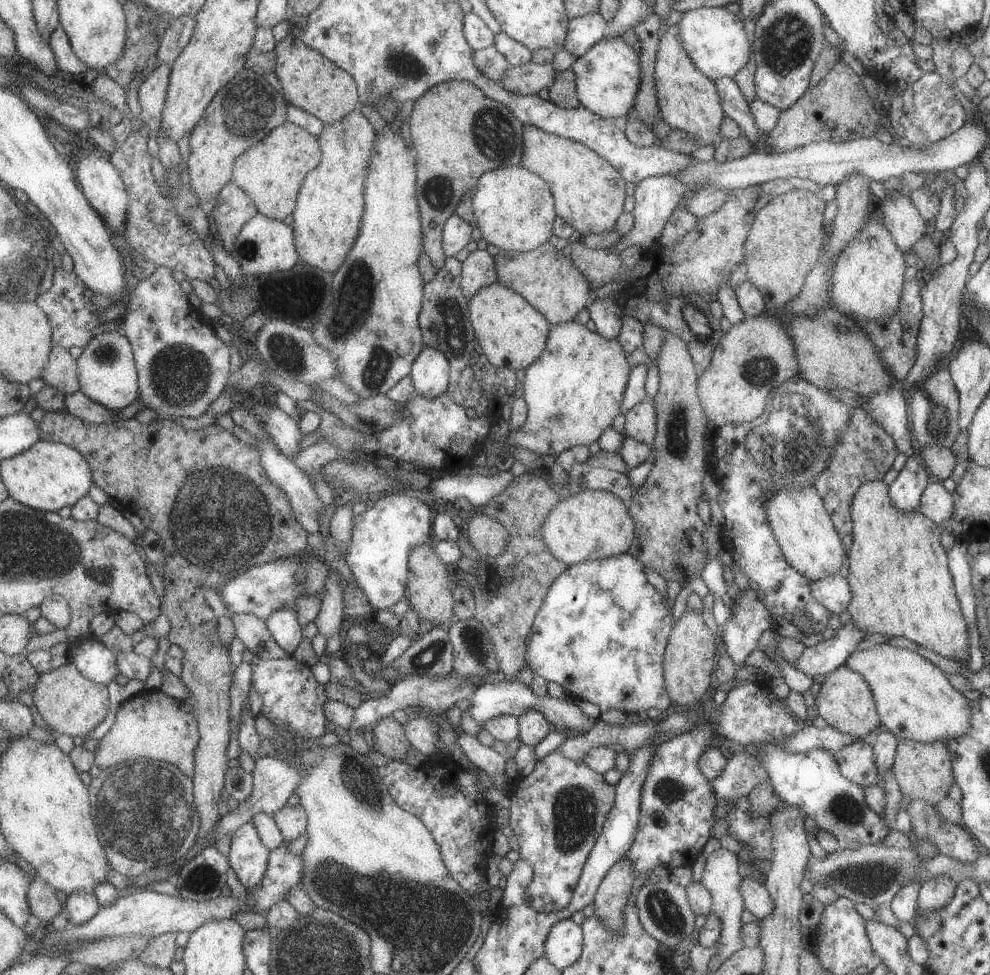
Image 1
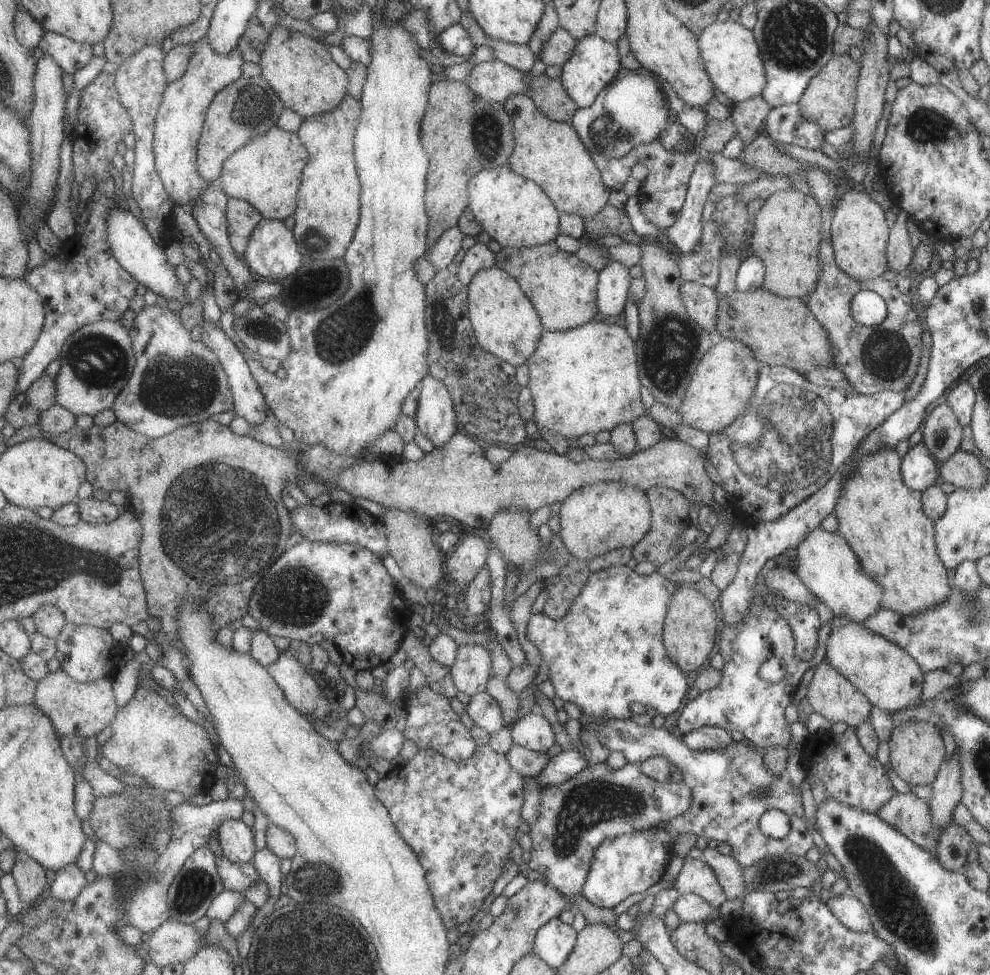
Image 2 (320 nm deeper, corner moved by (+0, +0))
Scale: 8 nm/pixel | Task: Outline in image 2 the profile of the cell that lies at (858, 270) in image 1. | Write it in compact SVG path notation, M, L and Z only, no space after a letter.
M847 188L833 205L830 244L836 265L859 282L880 277L887 270L886 244L888 228L883 210L865 190Z

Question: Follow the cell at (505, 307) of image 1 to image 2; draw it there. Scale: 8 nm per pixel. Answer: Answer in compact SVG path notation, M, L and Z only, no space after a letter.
M493 265L477 271L466 287L468 317L479 346L511 366L525 364L533 354L544 328L533 304L516 280Z

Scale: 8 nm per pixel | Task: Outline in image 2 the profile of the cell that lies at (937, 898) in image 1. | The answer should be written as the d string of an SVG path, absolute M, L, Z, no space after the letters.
M951 822L938 838L935 856L947 870L961 873L972 842L971 835L962 826Z

